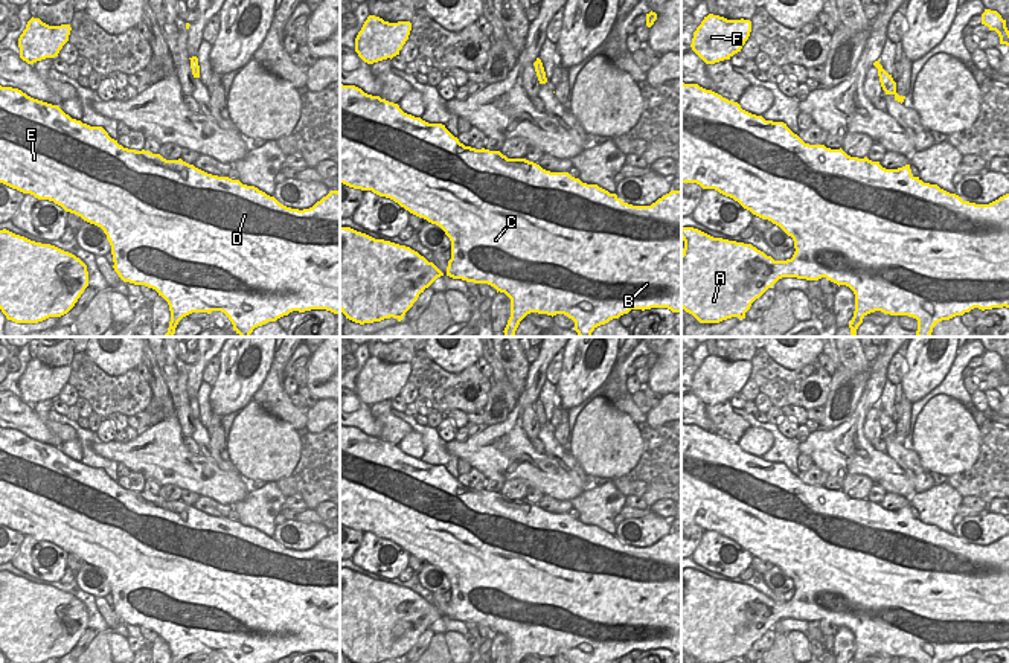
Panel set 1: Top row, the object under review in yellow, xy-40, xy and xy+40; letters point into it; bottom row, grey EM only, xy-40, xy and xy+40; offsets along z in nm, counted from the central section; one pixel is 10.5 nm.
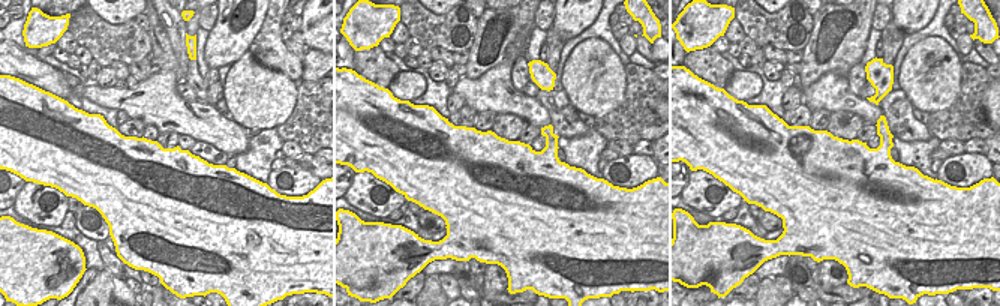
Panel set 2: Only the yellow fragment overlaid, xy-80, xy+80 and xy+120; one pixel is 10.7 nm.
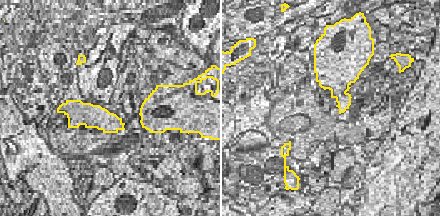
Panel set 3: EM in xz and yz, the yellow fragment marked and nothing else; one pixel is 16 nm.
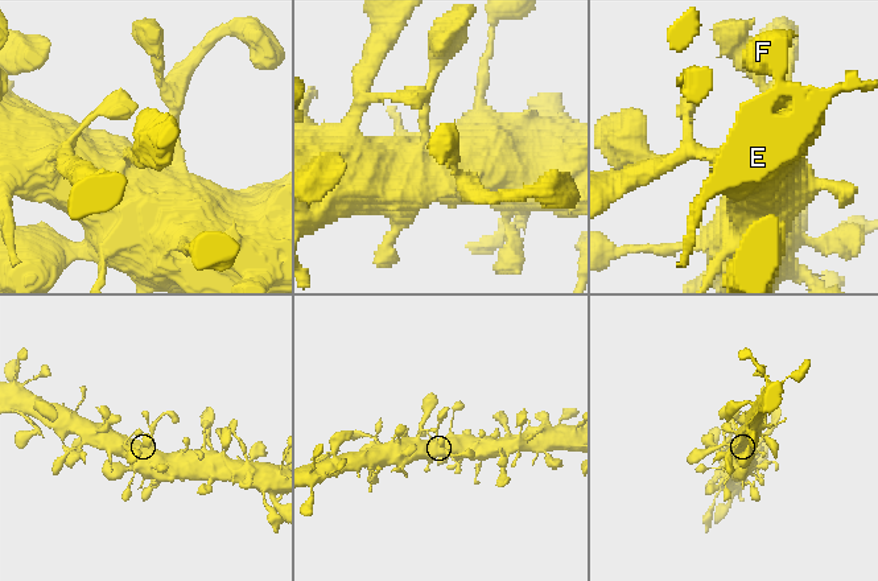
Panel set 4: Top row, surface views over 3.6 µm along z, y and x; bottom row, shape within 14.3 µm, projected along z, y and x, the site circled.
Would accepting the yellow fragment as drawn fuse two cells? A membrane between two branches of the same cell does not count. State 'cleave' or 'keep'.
keep

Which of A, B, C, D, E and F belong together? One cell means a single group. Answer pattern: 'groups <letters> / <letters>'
groups A B C D E F

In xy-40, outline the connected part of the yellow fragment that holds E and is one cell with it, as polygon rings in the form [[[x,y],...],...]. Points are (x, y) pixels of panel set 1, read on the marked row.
[[[0,85],[0,183],[30,194],[38,200],[49,200],[66,212],[81,216],[84,221],[104,230],[111,245],[113,268],[123,282],[145,285],[162,296],[171,311],[171,322],[165,337],[174,337],[178,322],[192,312],[221,311],[241,337],[250,337],[255,328],[288,315],[293,311],[326,309],[340,314],[340,192],[331,191],[309,209],[291,209],[280,204],[274,197],[267,195],[255,186],[242,184],[239,180],[207,174],[194,165],[178,160],[166,160],[160,154],[123,148],[111,139],[102,127],[90,127],[72,119],[58,105],[34,99],[18,88]]]

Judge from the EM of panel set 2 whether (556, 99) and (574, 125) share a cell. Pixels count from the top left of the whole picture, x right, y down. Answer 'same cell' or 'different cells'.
same cell

